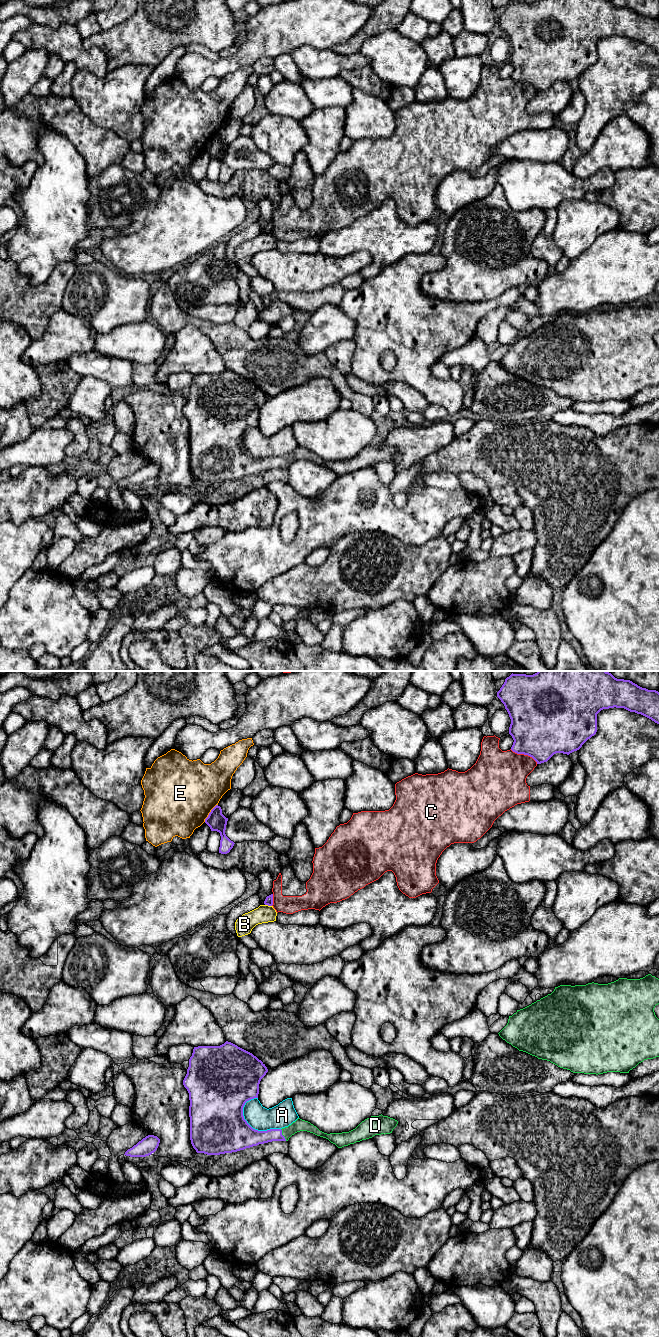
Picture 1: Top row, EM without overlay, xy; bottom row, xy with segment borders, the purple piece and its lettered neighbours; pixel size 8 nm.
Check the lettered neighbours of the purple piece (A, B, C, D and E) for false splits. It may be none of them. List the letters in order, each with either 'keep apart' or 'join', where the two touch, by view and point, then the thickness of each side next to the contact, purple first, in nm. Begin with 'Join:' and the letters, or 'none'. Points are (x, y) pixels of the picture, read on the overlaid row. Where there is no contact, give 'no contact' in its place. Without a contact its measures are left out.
Join: D
A: keep apart | xy (254, 1129) | 380/190 nm
B: keep apart | xy (268, 905) | 70/150 nm
C: keep apart | xy (524, 754) | 480/400 nm
D: join | xy (282, 1135) | 140/100 nm
E: keep apart | xy (209, 813) | 150/500 nm

